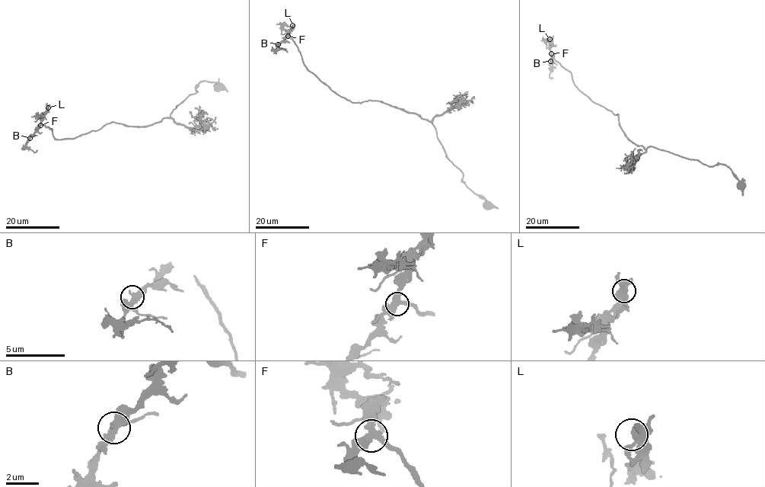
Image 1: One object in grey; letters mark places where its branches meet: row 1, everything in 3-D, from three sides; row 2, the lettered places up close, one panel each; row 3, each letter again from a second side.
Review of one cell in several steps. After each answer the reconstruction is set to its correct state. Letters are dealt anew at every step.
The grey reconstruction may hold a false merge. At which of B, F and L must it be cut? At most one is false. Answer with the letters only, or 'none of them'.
F

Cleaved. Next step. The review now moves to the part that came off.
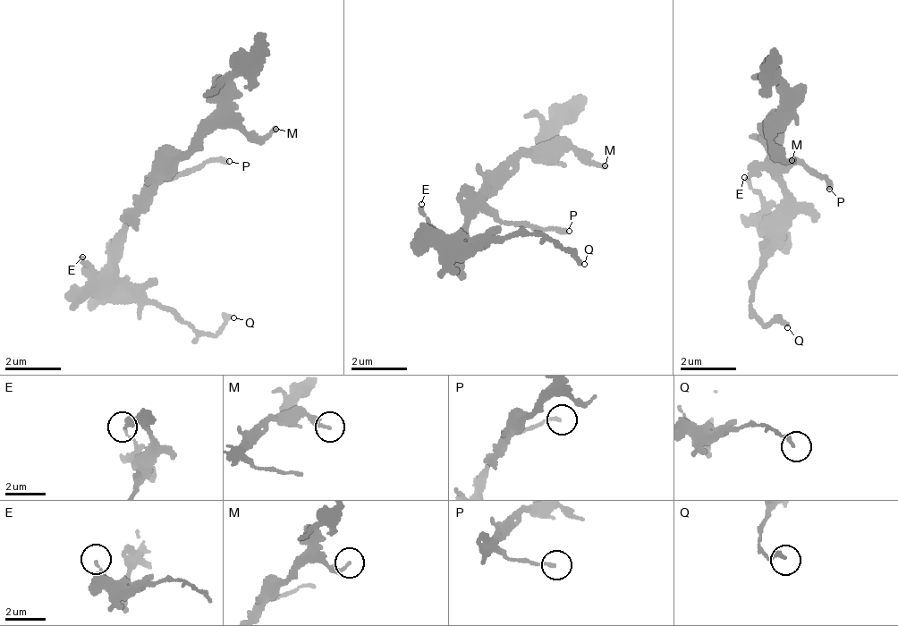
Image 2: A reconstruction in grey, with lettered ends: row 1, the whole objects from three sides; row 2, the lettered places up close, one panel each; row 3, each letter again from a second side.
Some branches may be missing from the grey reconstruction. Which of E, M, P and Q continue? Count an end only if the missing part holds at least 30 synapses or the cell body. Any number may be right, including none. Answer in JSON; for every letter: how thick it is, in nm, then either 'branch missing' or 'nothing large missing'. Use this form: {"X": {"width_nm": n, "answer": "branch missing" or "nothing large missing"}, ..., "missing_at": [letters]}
{"E": {"width_nm": 120, "answer": "nothing large missing"}, "M": {"width_nm": 190, "answer": "nothing large missing"}, "P": {"width_nm": 150, "answer": "nothing large missing"}, "Q": {"width_nm": 170, "answer": "nothing large missing"}, "missing_at": []}

